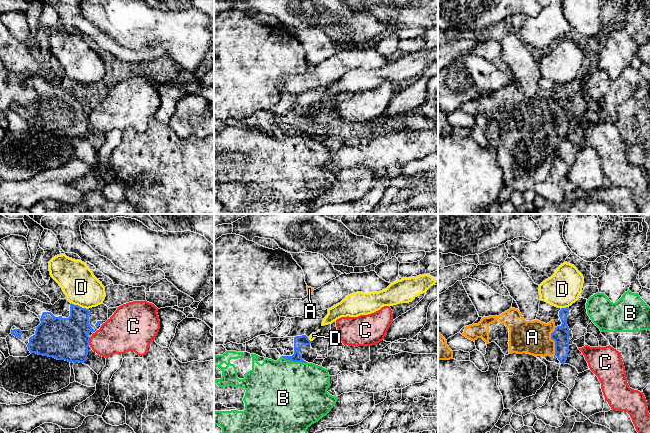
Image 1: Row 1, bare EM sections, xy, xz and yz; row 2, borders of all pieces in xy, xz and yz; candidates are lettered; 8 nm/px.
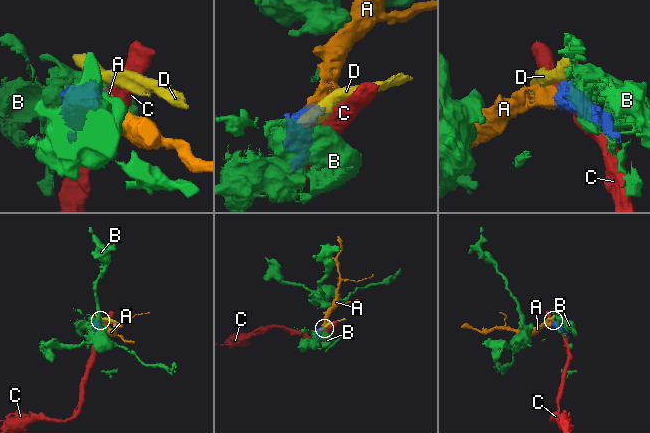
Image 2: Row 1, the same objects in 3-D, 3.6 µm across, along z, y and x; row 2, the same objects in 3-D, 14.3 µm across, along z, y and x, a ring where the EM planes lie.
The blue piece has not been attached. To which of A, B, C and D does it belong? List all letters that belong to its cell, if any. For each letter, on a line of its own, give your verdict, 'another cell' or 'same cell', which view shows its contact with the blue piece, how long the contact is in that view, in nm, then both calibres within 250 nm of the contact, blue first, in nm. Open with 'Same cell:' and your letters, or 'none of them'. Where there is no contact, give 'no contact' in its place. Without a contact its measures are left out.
Same cell: A
A: same cell; meets blue in yz; contact 240 nm long; 130 nm thick on the blue side, 280 nm on the other
B: another cell; meets blue in xz; contact 220 nm long; 90 nm thick on the blue side, 500 nm on the other
C: another cell; meets blue in xy; contact 70 nm long; 340 nm thick on the blue side, 300 nm on the other
D: another cell; meets blue in xy; contact 160 nm long; 280 nm thick on the blue side, 280 nm on the other

